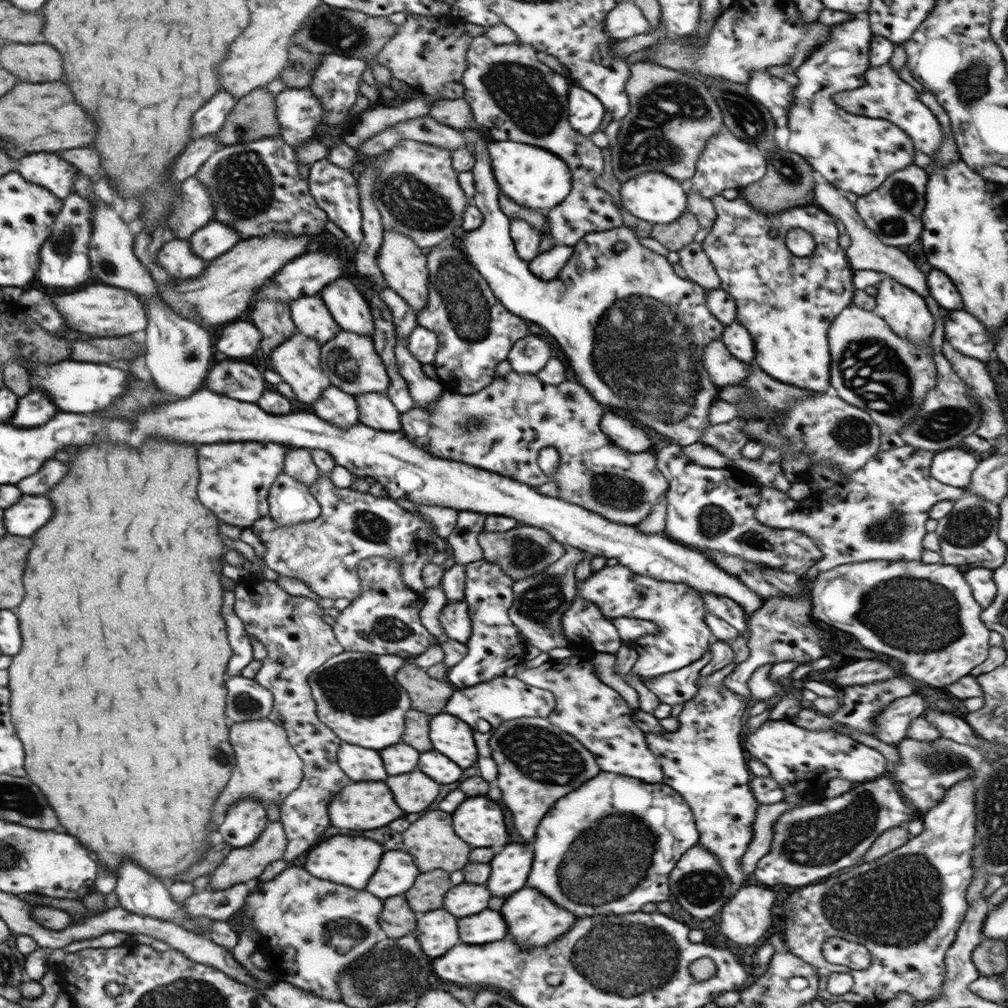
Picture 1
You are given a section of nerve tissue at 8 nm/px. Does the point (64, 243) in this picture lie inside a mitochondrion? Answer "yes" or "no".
yes

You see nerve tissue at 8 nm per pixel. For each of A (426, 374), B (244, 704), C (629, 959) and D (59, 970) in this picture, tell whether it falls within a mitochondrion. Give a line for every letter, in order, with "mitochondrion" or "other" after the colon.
A: other
B: mitochondrion
C: mitochondrion
D: other

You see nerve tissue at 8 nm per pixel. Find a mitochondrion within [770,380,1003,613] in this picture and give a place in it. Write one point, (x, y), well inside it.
(970, 525)

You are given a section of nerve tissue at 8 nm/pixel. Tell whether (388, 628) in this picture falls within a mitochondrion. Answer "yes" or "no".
yes

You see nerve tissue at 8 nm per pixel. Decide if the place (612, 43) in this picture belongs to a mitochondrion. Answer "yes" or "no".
no

